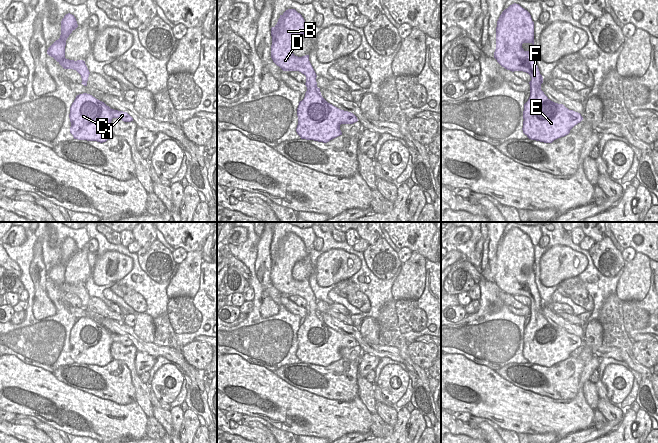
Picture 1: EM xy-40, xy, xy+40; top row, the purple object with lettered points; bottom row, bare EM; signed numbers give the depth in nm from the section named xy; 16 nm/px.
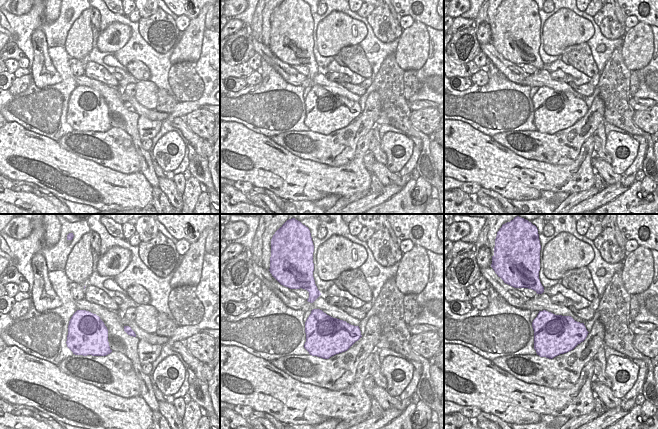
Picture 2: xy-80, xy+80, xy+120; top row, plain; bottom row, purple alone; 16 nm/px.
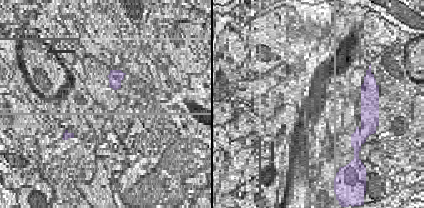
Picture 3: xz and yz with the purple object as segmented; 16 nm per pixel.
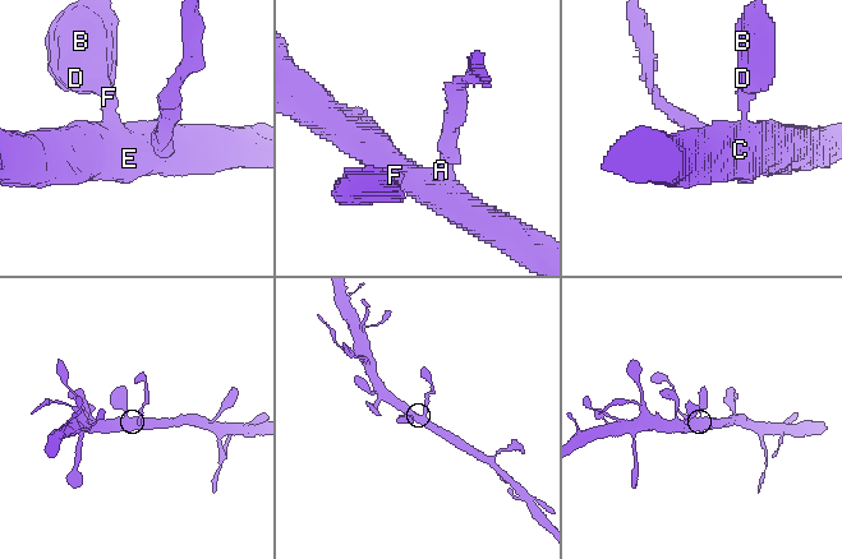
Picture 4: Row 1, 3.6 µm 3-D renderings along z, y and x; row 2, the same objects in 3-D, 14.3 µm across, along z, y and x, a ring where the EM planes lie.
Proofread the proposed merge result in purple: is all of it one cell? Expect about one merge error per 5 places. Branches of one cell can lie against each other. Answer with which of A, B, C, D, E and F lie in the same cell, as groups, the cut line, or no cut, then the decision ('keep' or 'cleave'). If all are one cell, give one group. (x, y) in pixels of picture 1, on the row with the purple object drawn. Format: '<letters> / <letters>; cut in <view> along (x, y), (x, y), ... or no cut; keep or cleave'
A B C D E F; no cut; keep

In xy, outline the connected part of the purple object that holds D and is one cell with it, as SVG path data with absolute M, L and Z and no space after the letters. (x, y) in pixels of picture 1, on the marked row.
M295 9L286 10L271 28L271 58L283 71L299 71L306 76L307 91L297 108L297 134L301 139L327 143L342 135L341 124L353 124L358 119L322 97L309 55L298 57L292 53L295 39L307 32L308 26L302 15Z

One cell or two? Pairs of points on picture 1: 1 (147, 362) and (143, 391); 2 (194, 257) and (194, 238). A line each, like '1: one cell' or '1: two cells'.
1: two cells
2: two cells

